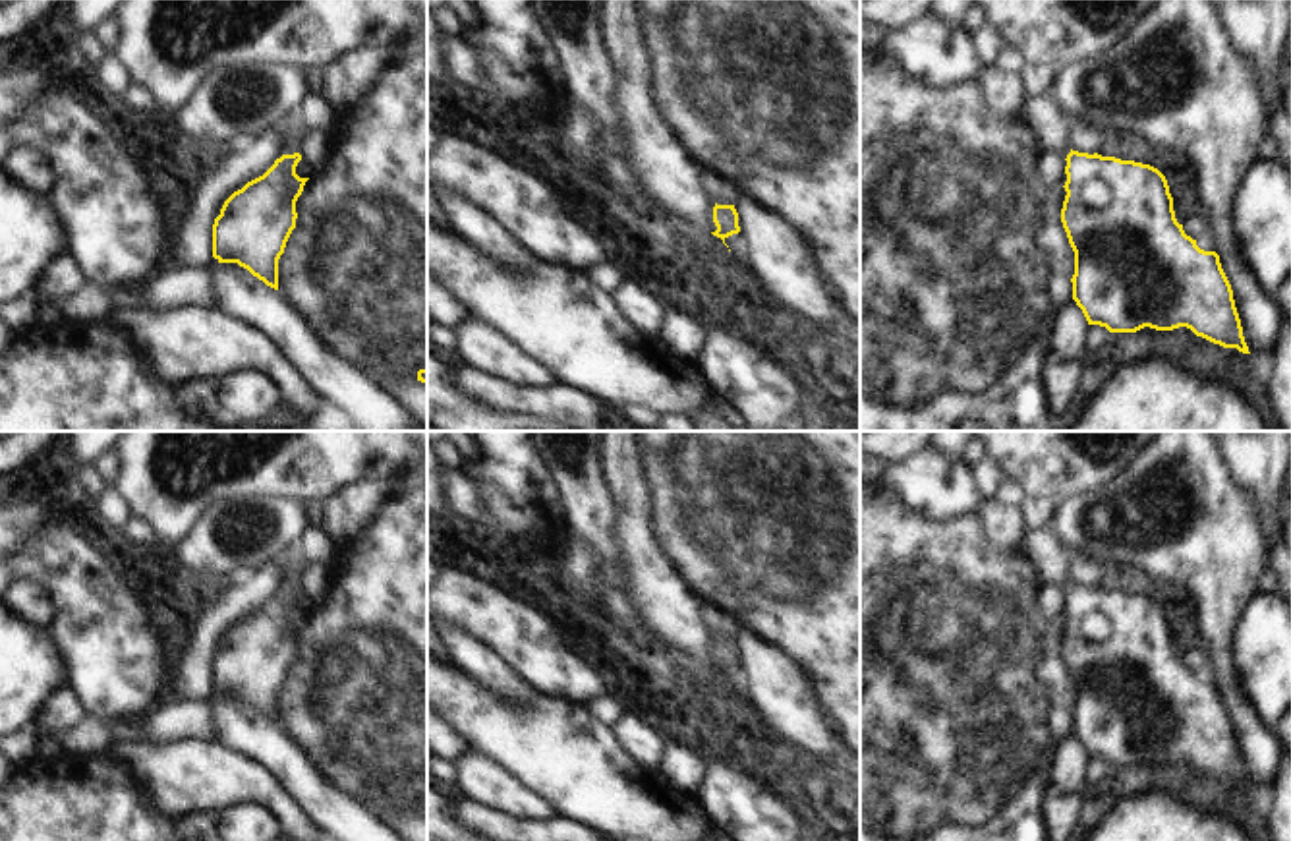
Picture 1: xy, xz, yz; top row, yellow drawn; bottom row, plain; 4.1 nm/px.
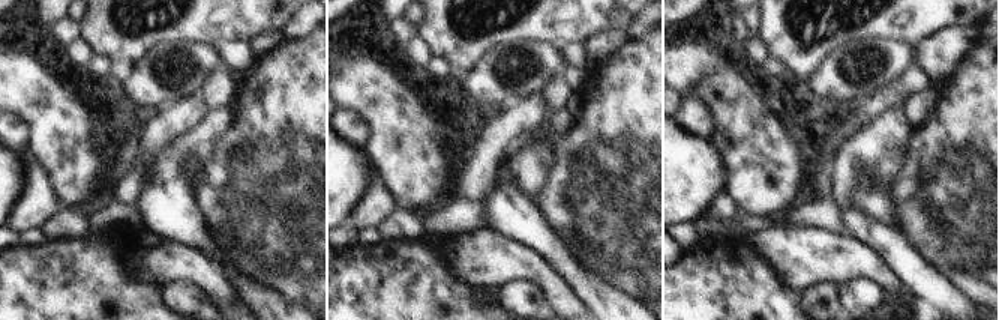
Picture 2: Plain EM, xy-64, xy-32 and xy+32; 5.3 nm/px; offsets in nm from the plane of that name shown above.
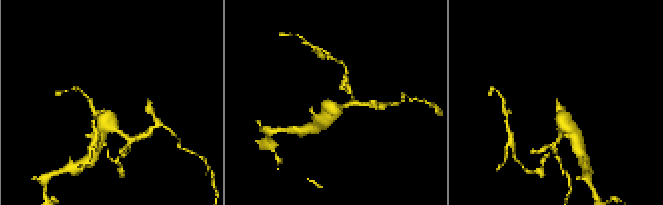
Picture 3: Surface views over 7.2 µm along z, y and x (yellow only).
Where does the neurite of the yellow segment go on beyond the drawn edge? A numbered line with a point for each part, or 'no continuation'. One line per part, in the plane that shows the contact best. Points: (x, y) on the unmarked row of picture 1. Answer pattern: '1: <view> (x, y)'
1: xy (294, 559)

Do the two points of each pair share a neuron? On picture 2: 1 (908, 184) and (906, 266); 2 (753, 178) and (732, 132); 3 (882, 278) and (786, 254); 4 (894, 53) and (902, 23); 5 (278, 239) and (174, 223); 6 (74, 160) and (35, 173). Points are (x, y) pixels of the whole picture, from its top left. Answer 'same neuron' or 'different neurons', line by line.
1: different neurons
2: same neuron
3: same neuron
4: different neurons
5: different neurons
6: different neurons

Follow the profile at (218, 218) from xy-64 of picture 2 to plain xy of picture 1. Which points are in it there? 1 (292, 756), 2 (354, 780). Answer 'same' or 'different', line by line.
1: different
2: same

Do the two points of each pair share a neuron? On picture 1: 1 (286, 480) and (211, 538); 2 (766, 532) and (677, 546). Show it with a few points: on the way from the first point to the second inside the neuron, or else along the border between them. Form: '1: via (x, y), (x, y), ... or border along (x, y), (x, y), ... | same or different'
1: border along (296, 501), (250, 497), (225, 499), (221, 503) | different
2: via (745, 532), (698, 532) | same

